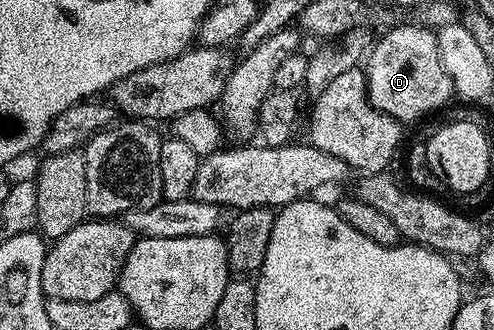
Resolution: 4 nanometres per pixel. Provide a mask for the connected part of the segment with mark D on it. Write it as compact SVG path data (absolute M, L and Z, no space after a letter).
M420 24L397 25L390 33L385 33L381 38L376 38L375 44L368 50L367 62L364 66L367 79L369 101L381 113L391 115L396 121L408 123L441 109L448 103L449 97L454 96L453 84L443 67L443 59L439 59L439 43L434 30Z

